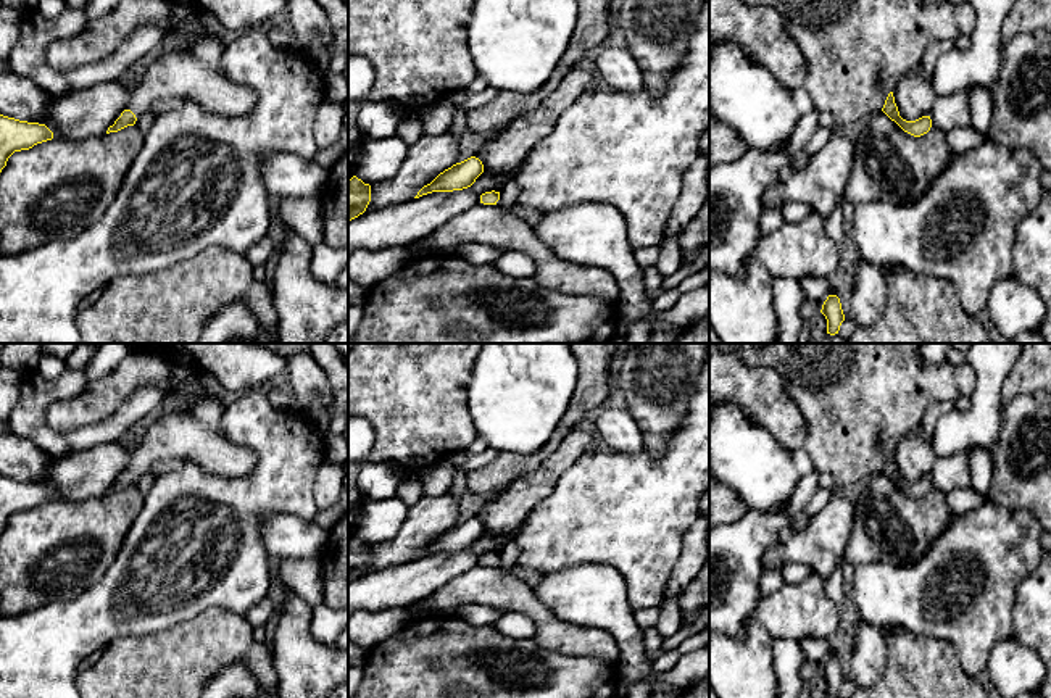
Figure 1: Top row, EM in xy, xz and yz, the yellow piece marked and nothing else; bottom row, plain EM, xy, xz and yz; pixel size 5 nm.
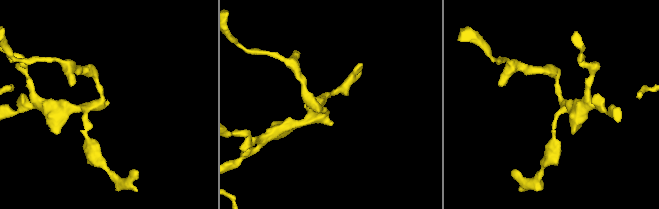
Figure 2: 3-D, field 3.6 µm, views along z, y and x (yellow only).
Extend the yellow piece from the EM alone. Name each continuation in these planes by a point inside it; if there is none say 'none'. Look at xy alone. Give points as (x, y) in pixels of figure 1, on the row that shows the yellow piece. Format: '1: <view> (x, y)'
1: xy (192, 71)

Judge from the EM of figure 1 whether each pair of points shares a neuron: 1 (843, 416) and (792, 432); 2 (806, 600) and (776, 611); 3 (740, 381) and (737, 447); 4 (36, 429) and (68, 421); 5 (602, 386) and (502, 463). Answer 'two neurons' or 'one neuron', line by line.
1: two neurons
2: one neuron
3: two neurons
4: two neurons
5: one neuron

